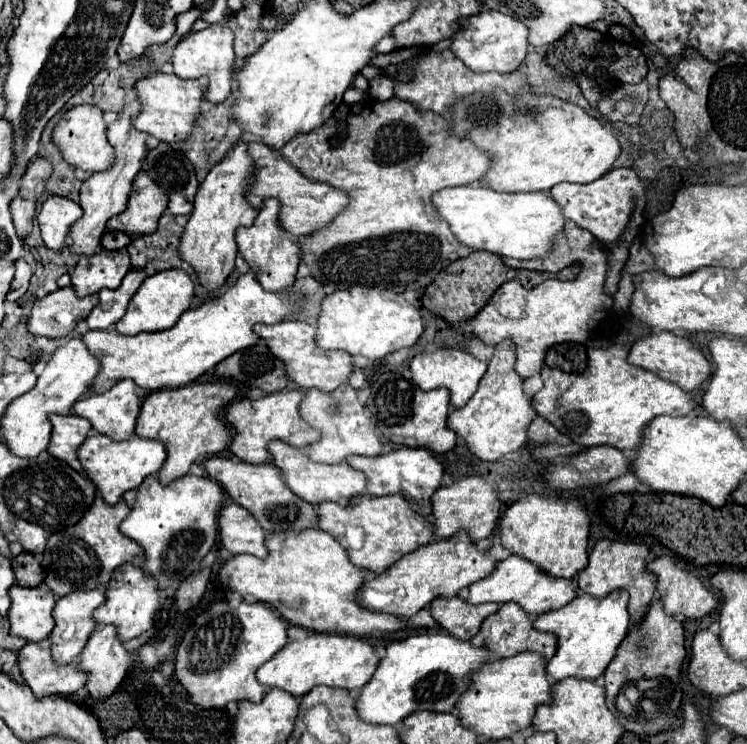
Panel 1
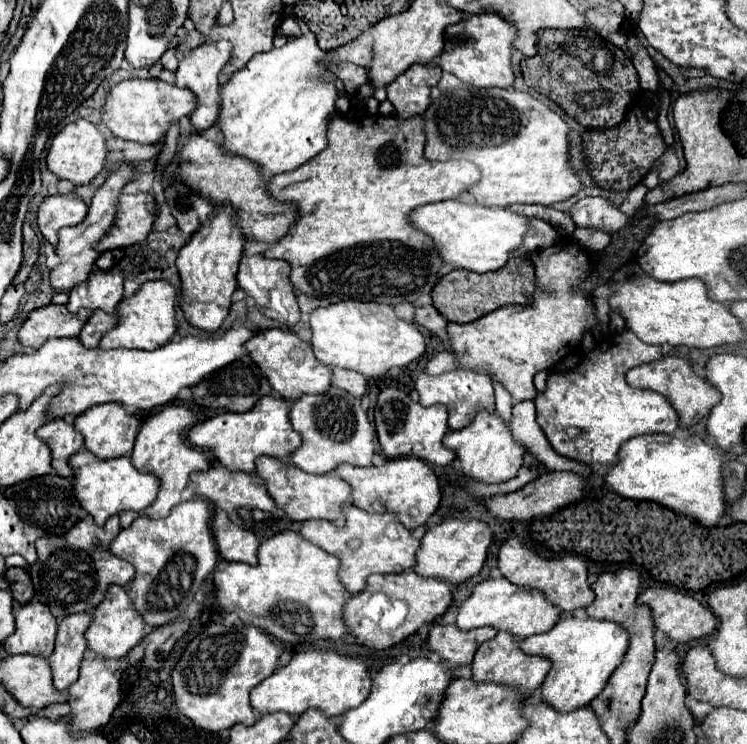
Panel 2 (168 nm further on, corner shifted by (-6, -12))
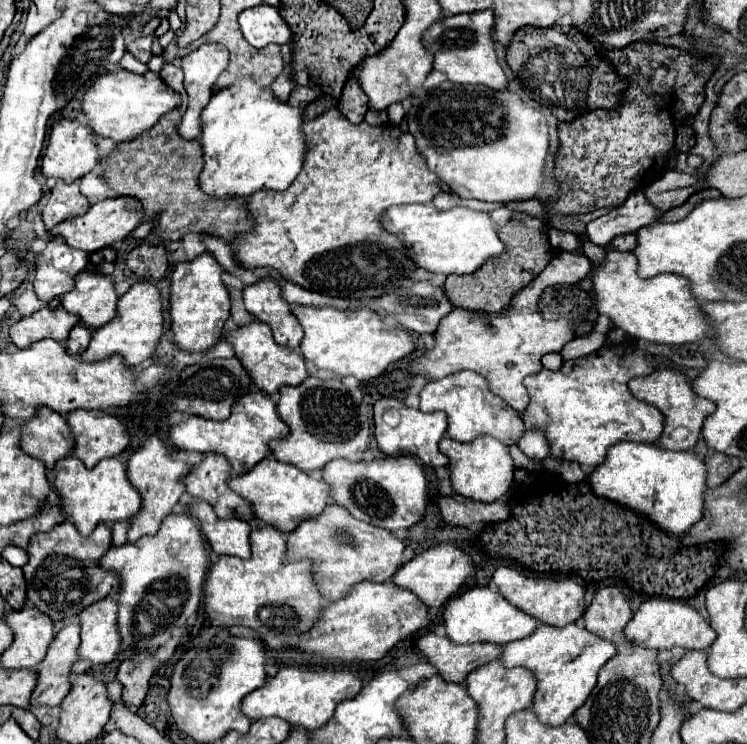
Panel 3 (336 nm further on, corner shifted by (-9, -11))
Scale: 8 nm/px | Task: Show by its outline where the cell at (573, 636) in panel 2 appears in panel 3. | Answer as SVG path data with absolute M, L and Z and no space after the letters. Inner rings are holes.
M568 623L564 627L540 625L530 637L506 643L502 663L504 667L520 665L534 671L538 689L532 709L544 723L556 727L566 723L574 715L574 711L586 703L588 695L596 687L598 671L612 655L616 655L616 647L612 647L612 641L592 635L578 623Z

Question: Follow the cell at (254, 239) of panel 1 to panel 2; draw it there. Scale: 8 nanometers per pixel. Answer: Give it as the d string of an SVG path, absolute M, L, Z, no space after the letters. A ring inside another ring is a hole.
M263 254L251 256L251 258L243 258L239 264L239 272L237 272L237 282L239 288L255 300L257 310L265 316L271 318L287 328L295 326L299 322L299 306L297 306L297 298L293 292L293 286L289 282L289 264L285 260L271 260L265 258Z

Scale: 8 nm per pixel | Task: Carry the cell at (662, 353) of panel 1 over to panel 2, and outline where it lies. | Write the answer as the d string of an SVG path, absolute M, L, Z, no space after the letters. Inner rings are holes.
M665 356L657 362L649 362L649 364L631 368L627 372L627 384L633 388L643 388L643 390L653 390L653 392L663 394L669 400L669 404L675 408L681 428L695 426L701 418L705 418L711 412L711 408L715 404L719 404L719 398L721 398L717 388L713 388L709 382L705 382L703 376L697 376L691 370L689 362L683 358L677 358L677 356Z

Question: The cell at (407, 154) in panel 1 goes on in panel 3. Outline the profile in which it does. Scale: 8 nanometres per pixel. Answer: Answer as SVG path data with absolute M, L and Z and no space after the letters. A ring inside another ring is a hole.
M330 109L304 123L304 133L308 139L308 151L304 167L292 185L284 191L262 189L250 197L248 209L256 219L256 227L250 235L244 235L234 243L238 263L250 269L272 267L286 281L340 299L358 301L388 295L388 291L396 291L396 287L406 287L410 283L408 275L418 267L408 259L404 243L384 229L380 217L392 205L430 203L444 191L438 175L428 171L412 135L400 131L398 125L392 123L382 127L372 127L366 121L352 125L338 109Z

